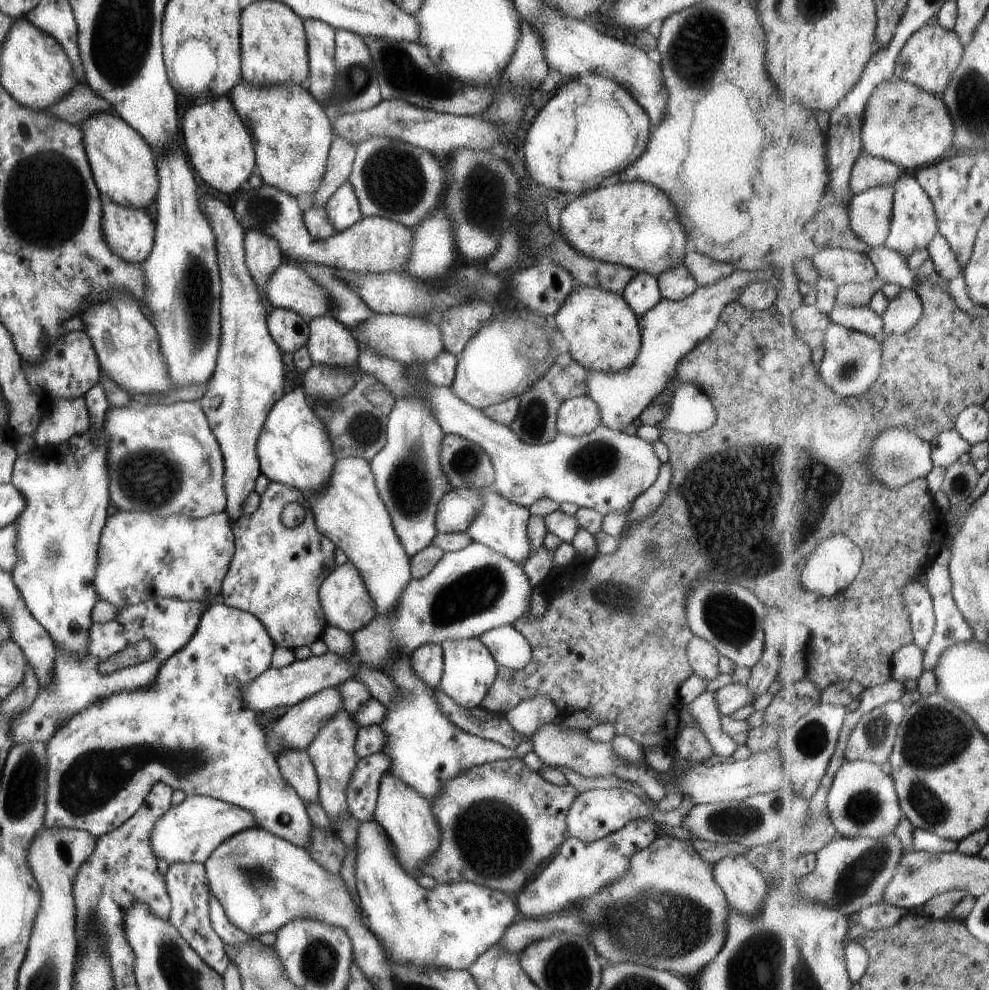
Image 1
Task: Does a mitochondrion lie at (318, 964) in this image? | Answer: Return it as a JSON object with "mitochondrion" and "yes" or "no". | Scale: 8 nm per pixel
{"mitochondrion":"yes"}

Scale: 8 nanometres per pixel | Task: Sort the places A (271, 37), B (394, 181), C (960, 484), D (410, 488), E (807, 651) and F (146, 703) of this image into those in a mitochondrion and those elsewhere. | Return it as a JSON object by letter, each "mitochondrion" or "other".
{"A":"other","B":"mitochondrion","C":"other","D":"mitochondrion","E":"other","F":"other"}

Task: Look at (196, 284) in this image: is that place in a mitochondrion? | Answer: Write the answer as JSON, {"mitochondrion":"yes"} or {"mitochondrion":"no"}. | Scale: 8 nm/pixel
{"mitochondrion":"yes"}

